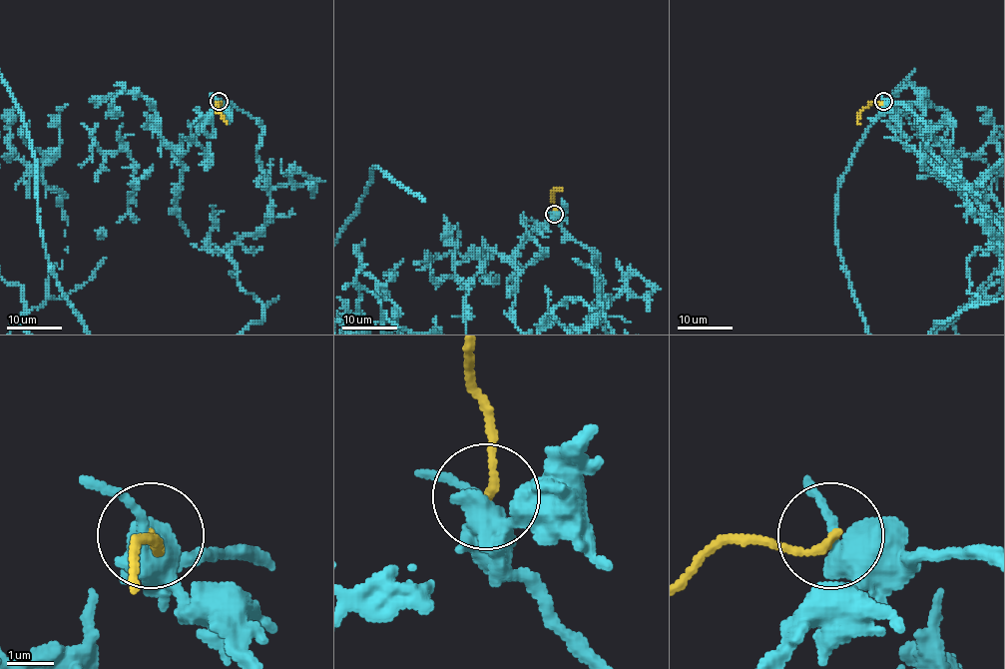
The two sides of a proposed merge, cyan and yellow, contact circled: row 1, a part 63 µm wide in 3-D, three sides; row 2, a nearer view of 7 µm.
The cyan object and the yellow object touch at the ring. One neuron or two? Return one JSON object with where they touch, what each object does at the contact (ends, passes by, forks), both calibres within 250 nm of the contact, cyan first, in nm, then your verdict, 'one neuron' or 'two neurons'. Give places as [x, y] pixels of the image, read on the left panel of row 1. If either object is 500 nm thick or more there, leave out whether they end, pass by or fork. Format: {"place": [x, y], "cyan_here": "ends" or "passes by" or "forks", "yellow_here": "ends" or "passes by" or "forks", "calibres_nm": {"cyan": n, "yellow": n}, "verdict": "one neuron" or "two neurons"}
{"place": [219, 101], "cyan_here": "passes by", "yellow_here": "ends", "calibres_nm": {"cyan": 480, "yellow": 180}, "verdict": "two neurons"}

